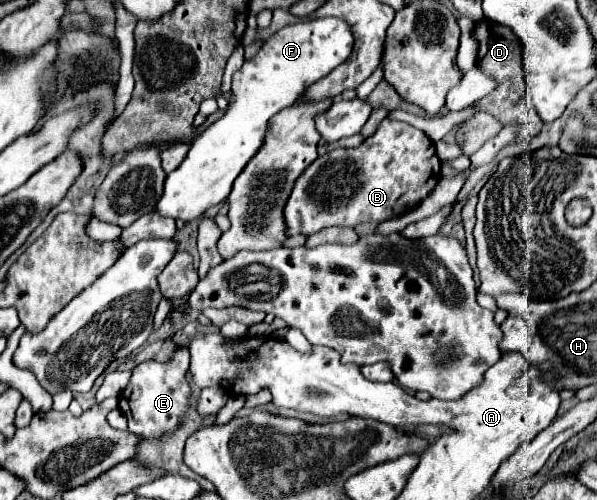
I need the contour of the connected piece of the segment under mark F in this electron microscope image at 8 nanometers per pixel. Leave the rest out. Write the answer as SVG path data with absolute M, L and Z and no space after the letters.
M335 17L287 25L271 35L261 45L259 53L251 61L245 61L233 75L231 91L235 93L235 99L225 115L191 143L183 163L167 175L155 213L189 223L201 219L207 209L225 201L235 177L261 147L267 121L283 107L293 105L311 83L339 67L351 55L351 49L353 35L347 23L341 23L341 19Z

